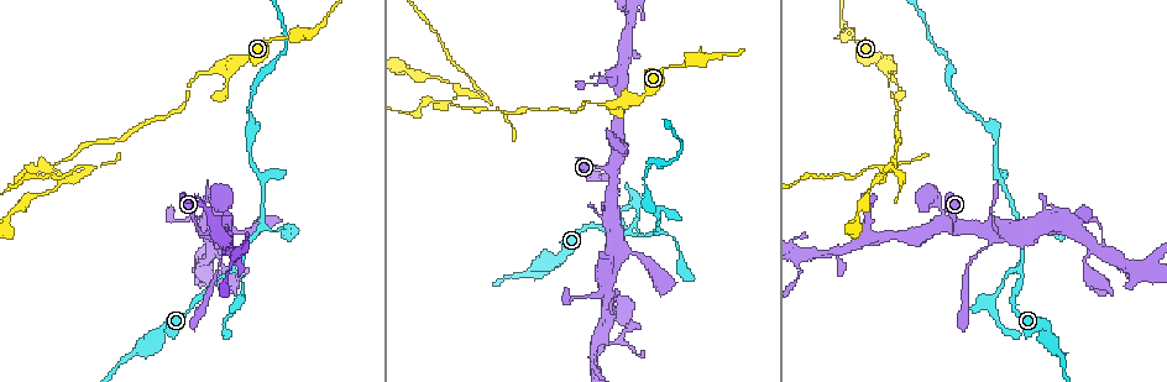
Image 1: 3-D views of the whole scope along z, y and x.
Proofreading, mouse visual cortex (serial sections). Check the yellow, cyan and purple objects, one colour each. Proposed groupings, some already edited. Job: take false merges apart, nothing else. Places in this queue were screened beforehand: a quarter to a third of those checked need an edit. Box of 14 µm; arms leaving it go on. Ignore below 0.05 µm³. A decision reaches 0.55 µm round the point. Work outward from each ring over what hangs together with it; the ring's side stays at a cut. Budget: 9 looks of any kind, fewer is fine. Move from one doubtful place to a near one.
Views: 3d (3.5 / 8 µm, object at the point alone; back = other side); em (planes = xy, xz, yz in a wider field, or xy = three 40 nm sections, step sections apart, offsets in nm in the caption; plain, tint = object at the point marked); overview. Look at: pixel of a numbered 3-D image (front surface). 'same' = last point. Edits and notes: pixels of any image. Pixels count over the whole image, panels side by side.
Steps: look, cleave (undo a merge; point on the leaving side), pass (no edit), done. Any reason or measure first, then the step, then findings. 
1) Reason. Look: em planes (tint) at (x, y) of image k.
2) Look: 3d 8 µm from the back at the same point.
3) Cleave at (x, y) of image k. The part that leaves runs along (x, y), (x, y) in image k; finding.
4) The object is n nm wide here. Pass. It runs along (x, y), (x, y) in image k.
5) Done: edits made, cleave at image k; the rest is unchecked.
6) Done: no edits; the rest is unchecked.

Arms part here. Look: 3d 3.5 µm at (232, 272) of image 1.

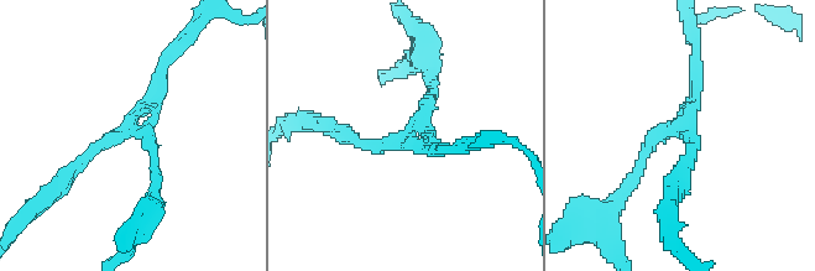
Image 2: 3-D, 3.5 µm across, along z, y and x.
3 arms meet here; the arms are 150, 200, 200 nm wide; shape alone is not enough. Look: em xy step 3 (tint) at (393, 146) of image 2.

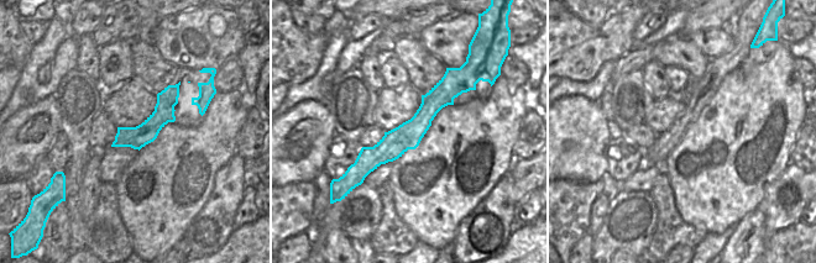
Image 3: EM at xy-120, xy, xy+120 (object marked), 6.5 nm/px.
Pass. It runs along (464, 74), (398, 141), (344, 183) in image 3; one cell here.

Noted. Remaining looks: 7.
Abrupt turn. Look: 3d 3.5 µm at (235, 253) of image 1.

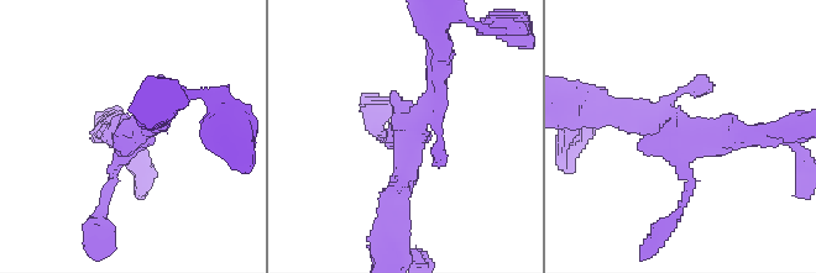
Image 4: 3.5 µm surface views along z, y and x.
Need the tissue. Look: em planes (tint) at (405, 151) of image 4.

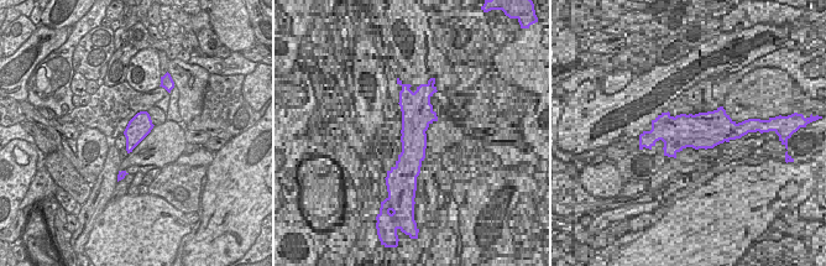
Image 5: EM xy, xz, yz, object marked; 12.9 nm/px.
Pass. It runs along (774, 130), (689, 142), (686, 203) in image 4; continuous, no second cell.

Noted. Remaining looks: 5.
A fork. Look: 3d 3.5 µm at (261, 226) of image 1.

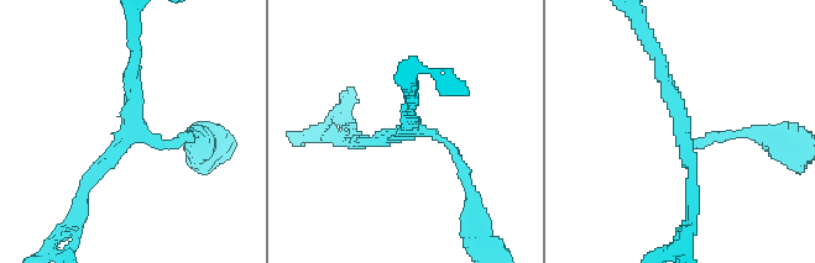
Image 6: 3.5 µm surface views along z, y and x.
Now the EM. Look: em planes (tint) at (407, 132) of image 6.

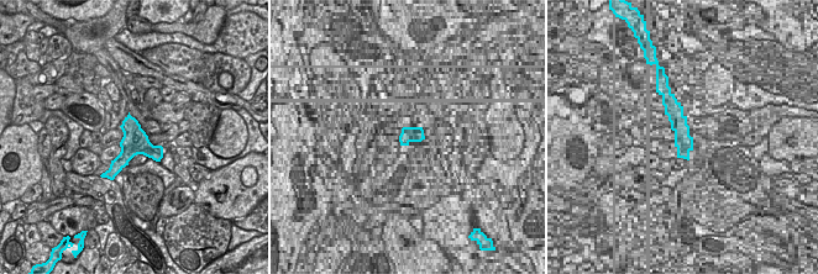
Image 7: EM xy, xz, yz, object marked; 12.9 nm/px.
3 arms meet here; the arms are 150, 150, 200 nm wide. Pass. It runs along (81, 199), (130, 135), (134, 54) in image 6; all the same cell.

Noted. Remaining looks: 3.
Narrows sharply. Look: 3d 3.5 µm at (589, 101) of image 1.

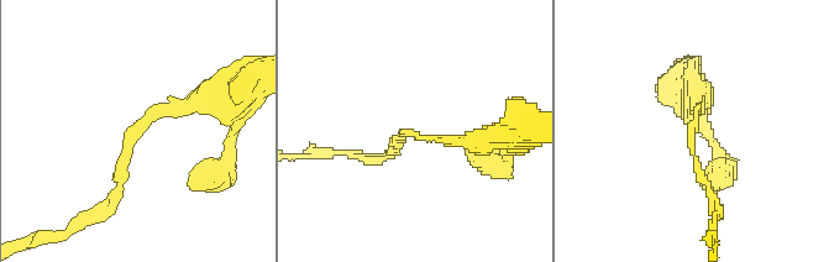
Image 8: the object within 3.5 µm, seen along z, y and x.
The arms are 100, 300 nm wide. Look: em xy step 2 (tint) at (148, 120) of image 8.

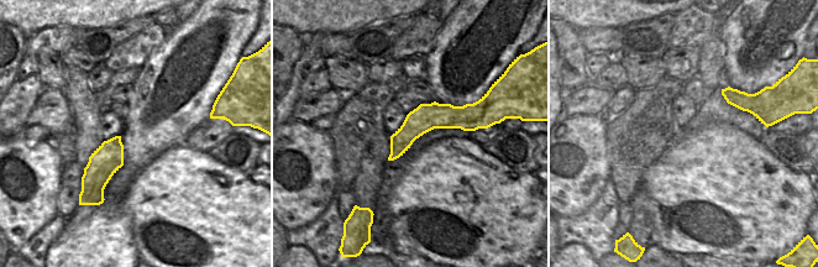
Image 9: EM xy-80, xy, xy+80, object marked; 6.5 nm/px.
Look: em xy step 3 (tint) at the same point.

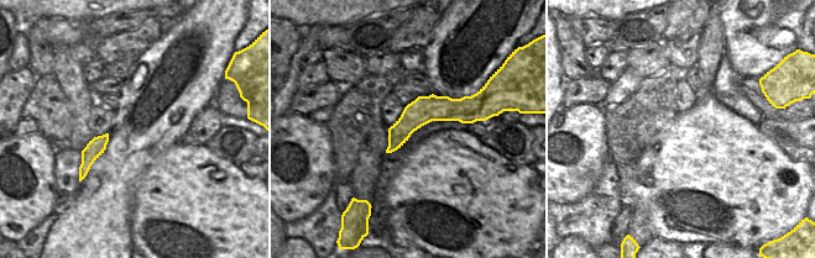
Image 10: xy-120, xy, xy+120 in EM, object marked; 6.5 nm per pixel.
Pass. It runs along (220, 92), (140, 126), (117, 190) in image 8; one cell here.

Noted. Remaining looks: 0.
Done: no edits; the rest is unchecked.

